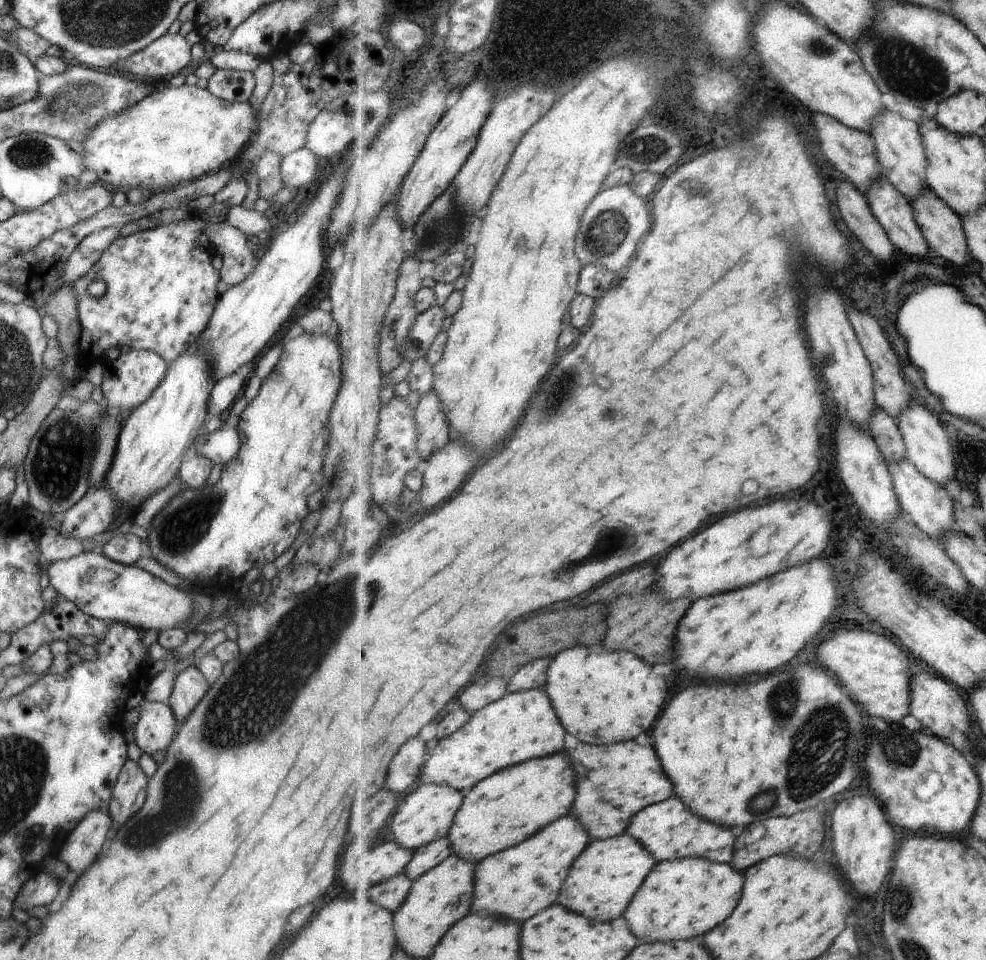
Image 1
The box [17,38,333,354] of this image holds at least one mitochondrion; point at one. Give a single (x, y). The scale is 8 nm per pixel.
(77, 99)

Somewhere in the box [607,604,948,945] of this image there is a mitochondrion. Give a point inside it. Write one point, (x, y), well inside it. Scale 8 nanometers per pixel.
(820, 745)

